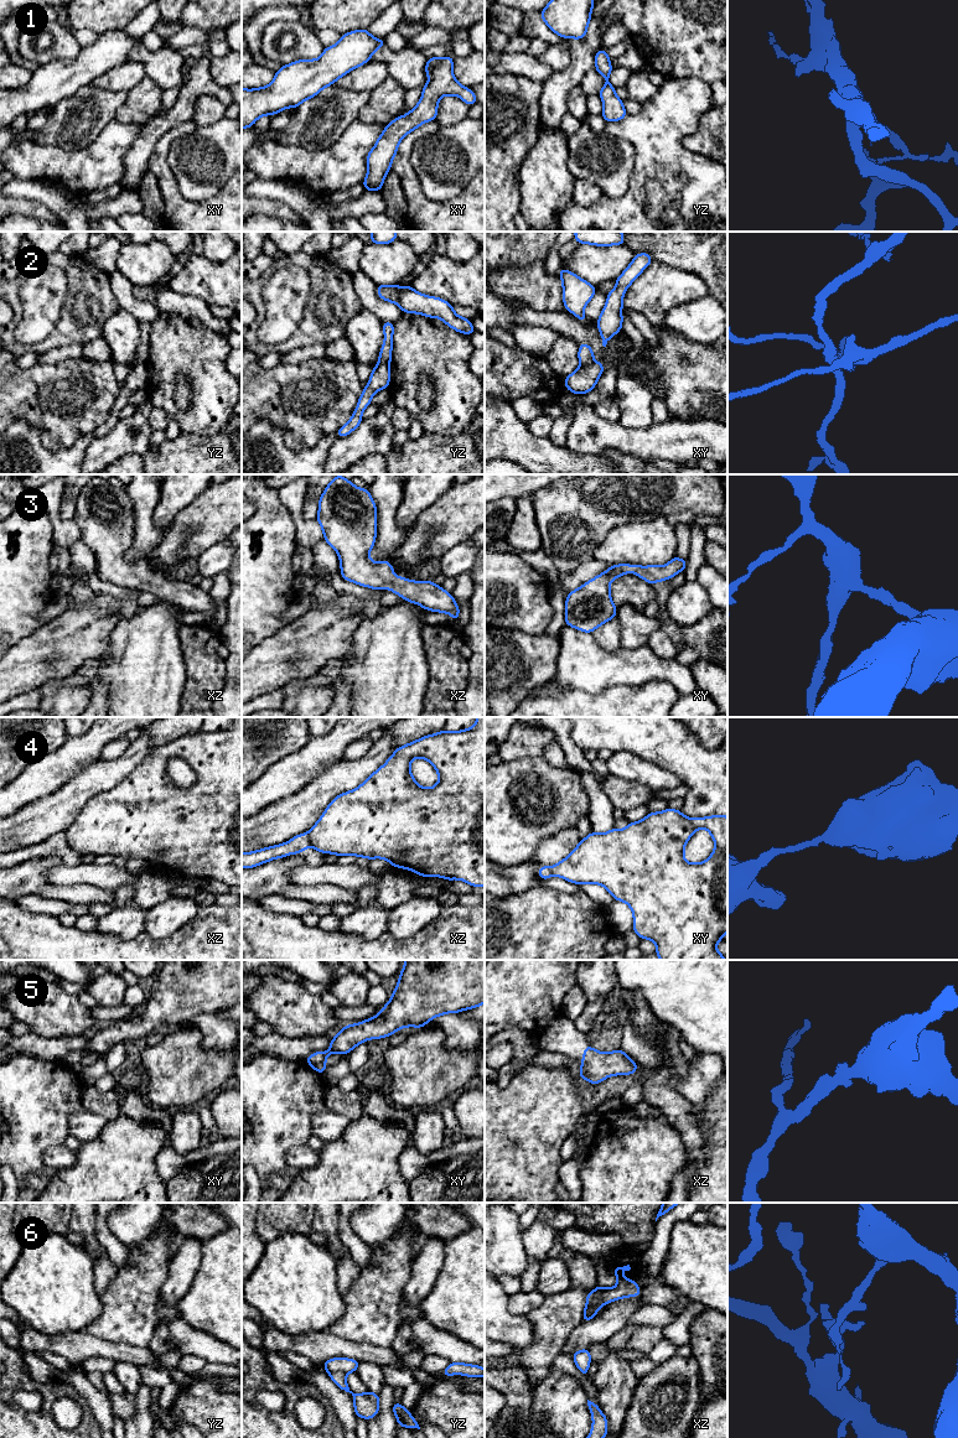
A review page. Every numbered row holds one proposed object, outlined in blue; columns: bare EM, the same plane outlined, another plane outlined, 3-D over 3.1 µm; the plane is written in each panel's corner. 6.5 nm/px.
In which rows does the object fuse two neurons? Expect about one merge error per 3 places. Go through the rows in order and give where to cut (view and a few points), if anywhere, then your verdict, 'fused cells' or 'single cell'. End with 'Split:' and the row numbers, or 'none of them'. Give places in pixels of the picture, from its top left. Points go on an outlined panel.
1: no cut; single cell
2: cut in xy along (594, 362), (580, 367); fused cells
3: no cut; single cell
4: cut in xz along (306, 834), (311, 845); fused cells
5: no cut; single cell
6: cut in xz along (586, 1302), (604, 1303); fused cells
Split: 2, 4, 6

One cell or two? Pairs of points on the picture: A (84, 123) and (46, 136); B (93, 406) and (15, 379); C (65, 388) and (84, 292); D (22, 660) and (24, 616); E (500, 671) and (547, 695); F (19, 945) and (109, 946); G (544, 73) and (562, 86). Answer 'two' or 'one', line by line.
A: one
B: one
C: two
D: two
E: two
F: one
G: two

